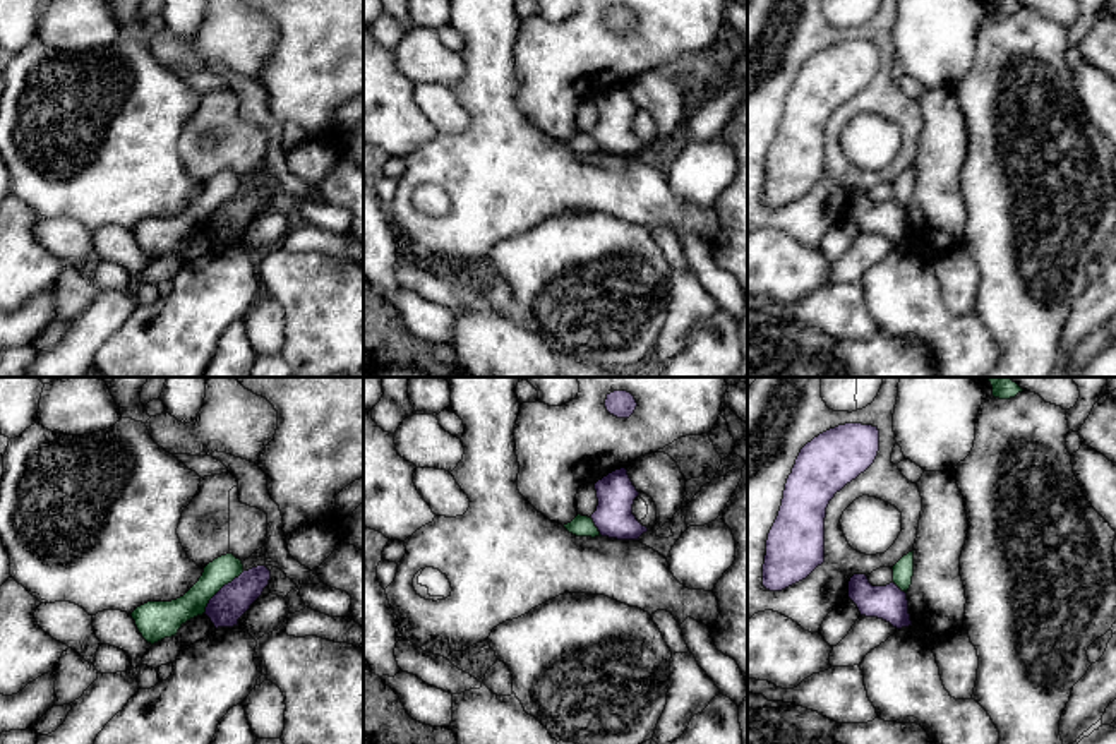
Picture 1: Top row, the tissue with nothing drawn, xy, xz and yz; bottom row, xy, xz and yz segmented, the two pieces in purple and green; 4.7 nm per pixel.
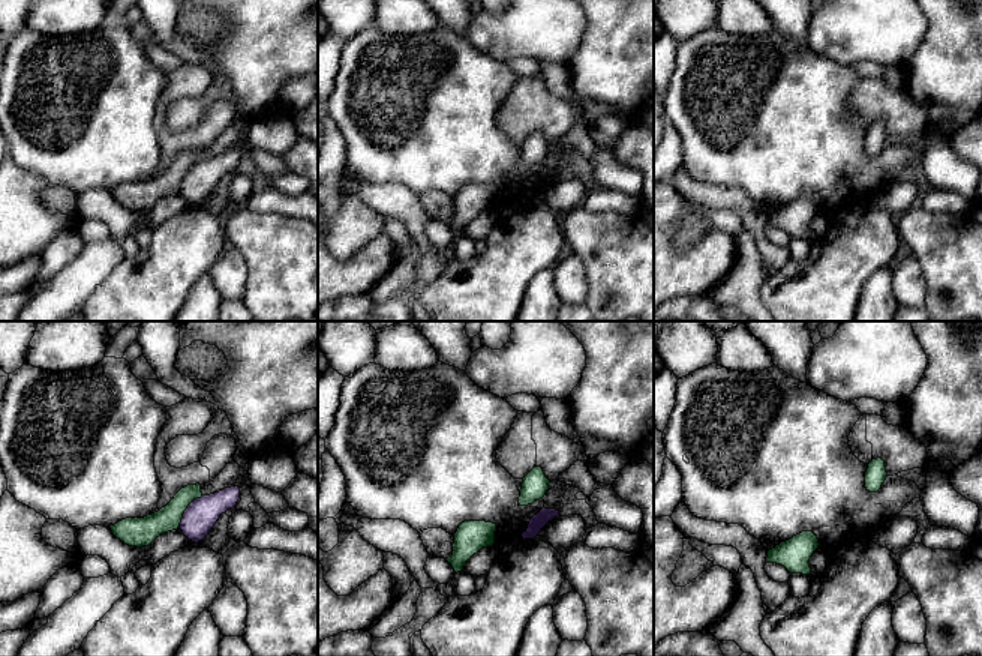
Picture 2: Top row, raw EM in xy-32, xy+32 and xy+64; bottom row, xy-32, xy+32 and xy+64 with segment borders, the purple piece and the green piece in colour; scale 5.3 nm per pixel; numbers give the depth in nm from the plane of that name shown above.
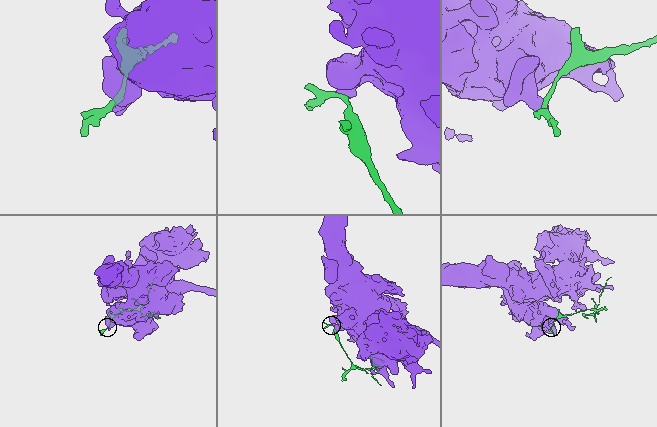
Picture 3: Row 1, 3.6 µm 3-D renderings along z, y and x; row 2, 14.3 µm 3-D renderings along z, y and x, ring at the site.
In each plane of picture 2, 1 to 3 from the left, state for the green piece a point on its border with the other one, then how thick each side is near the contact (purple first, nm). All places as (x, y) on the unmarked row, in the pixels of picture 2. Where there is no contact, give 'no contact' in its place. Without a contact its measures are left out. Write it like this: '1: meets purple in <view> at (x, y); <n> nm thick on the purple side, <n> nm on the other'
1: meets purple in xy-32 at (186, 173); 170 nm thick on the purple side, 140 nm on the other
2: no contact
3: no contact

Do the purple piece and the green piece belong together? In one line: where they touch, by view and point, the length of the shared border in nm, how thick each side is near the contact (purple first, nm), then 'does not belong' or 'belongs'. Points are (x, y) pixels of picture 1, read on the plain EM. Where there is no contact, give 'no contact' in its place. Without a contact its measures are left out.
meets purple in xy at (220, 206); contact 280 nm long; 160 nm thick on the purple side, 130 nm on the other; does not belong

